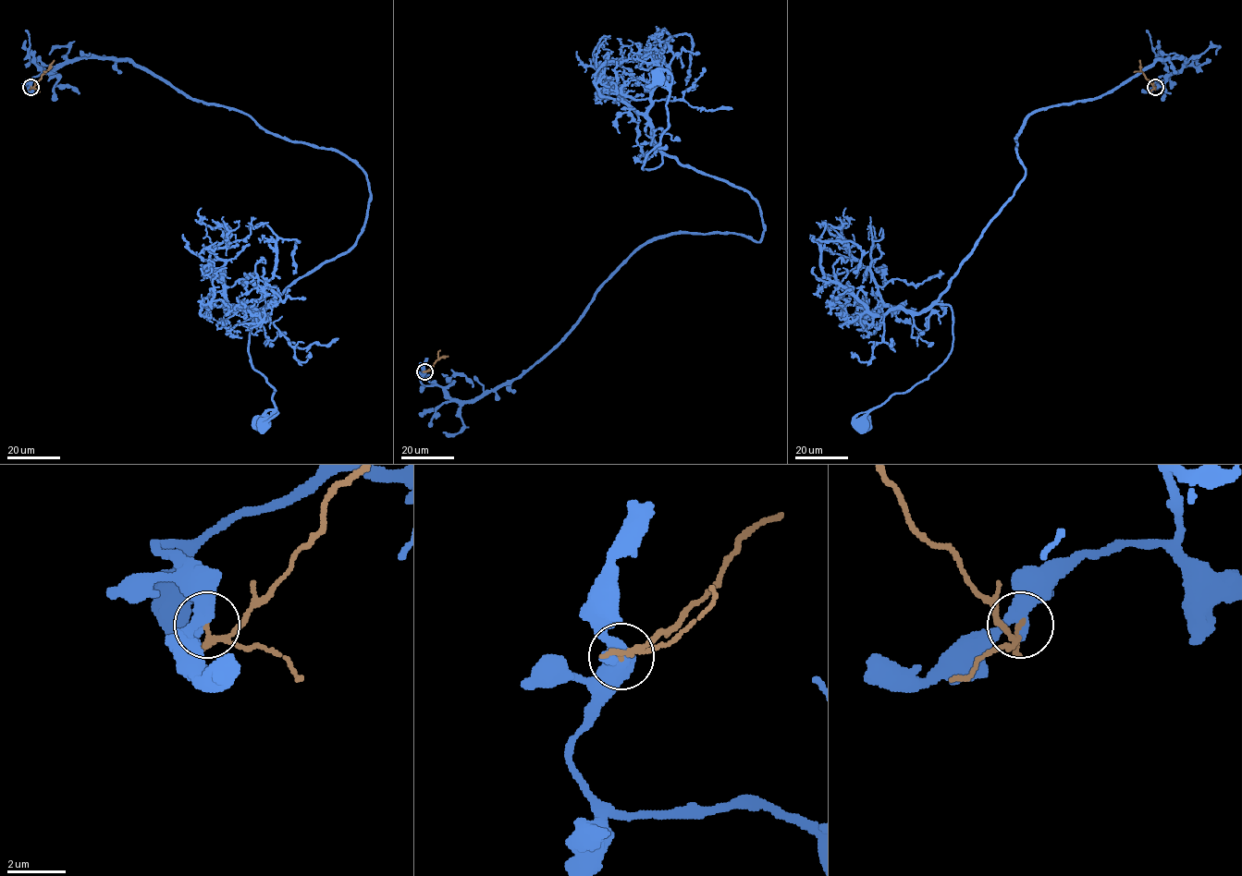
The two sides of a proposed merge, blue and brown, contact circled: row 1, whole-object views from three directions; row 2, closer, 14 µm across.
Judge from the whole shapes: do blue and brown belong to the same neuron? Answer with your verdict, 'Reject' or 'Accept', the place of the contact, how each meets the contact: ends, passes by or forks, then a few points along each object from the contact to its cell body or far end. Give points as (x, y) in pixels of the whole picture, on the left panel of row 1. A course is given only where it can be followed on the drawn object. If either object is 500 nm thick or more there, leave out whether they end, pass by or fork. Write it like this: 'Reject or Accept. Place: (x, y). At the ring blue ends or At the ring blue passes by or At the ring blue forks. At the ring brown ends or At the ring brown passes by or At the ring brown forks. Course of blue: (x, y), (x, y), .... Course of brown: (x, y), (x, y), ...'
Reject. Place: (30, 87). At the ring blue passes by. At the ring brown passes by. Course of blue: (30, 87), (83, 58), (129, 59), (365, 174), (356, 242), (254, 322), (252, 366), (274, 389), (264, 424). Course of brown: (30, 87), (37, 82), (54, 60)

